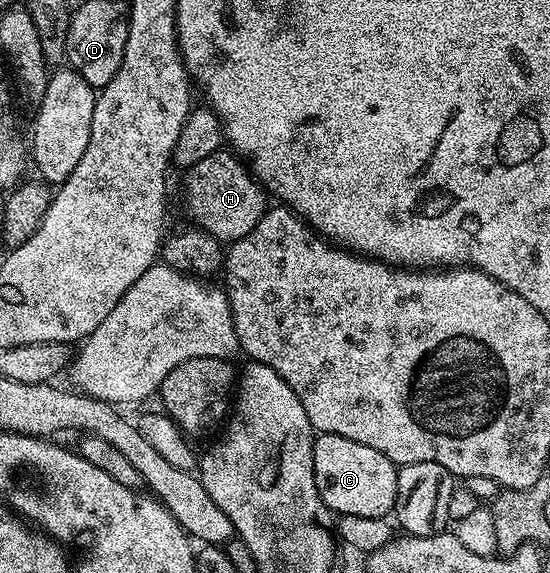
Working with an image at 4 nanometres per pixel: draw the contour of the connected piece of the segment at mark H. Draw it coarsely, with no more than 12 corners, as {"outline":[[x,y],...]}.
{"outline":[[233,151],[185,169],[186,212],[220,242],[244,238],[268,193]]}

